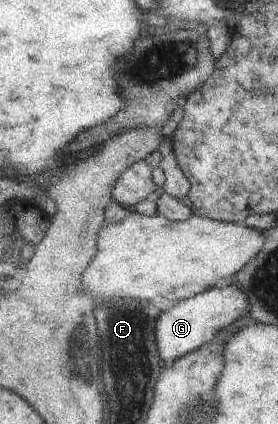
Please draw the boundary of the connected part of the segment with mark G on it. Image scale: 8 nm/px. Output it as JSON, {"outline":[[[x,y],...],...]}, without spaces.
{"outline":[[[226,282],[195,297],[179,302],[160,315],[156,323],[156,338],[160,356],[166,363],[176,362],[180,357],[201,349],[215,339],[219,331],[237,323],[250,313],[250,301],[235,282]]]}

